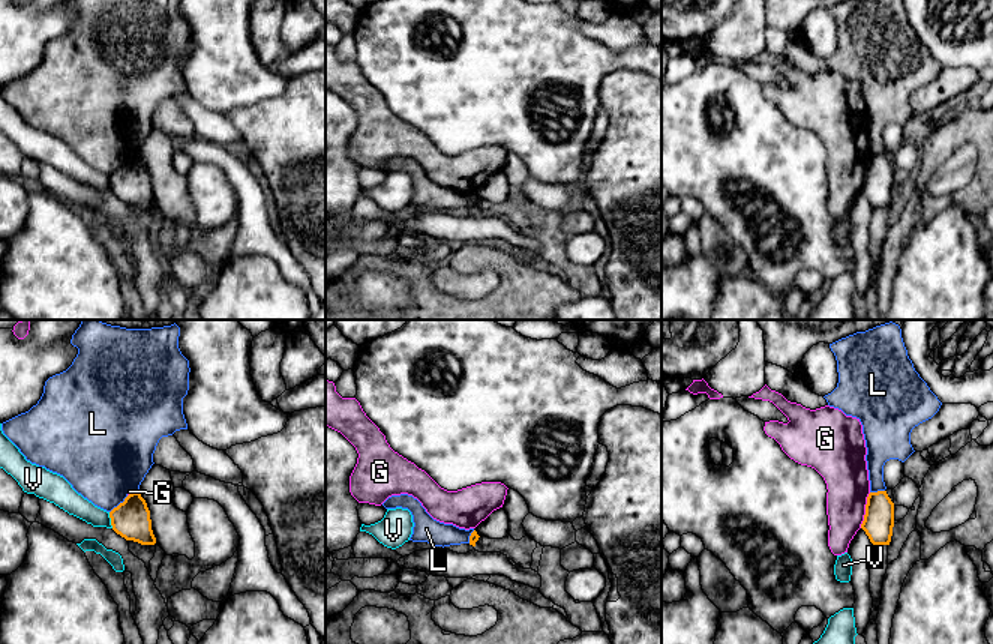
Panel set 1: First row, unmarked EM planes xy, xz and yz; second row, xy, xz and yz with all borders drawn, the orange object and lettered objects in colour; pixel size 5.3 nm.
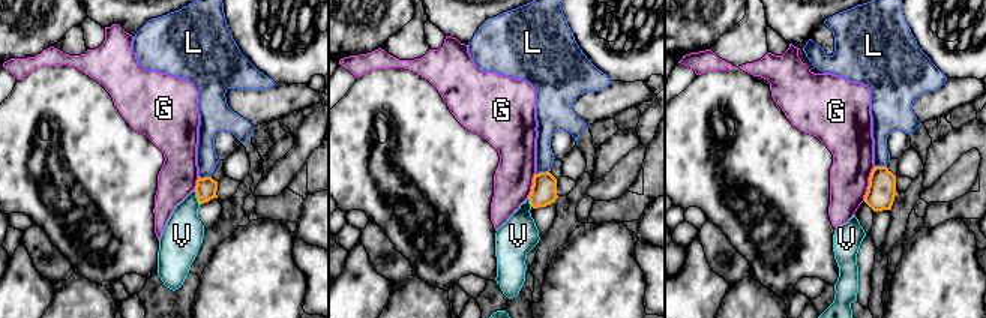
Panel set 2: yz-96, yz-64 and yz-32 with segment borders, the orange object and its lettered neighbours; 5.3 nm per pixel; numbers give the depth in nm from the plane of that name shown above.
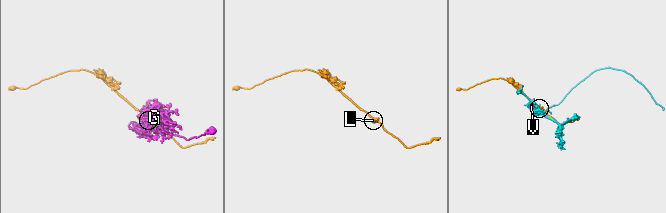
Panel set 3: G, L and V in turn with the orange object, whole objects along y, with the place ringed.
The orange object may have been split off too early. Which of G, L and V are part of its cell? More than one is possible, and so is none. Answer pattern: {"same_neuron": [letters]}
{"same_neuron": []}

